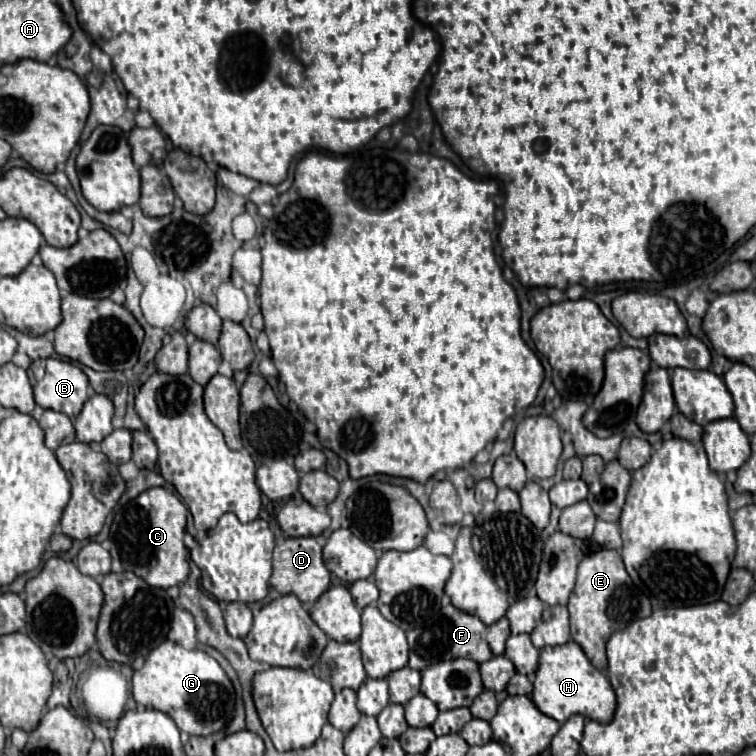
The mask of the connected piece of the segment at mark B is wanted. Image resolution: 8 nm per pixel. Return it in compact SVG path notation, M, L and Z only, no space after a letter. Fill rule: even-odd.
M56 358L36 360L28 368L28 378L30 378L32 390L34 390L36 404L42 406L44 410L64 412L70 420L74 420L80 414L80 408L88 400L88 378L72 362L64 362L64 360L56 360Z

